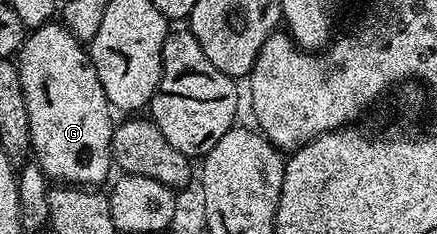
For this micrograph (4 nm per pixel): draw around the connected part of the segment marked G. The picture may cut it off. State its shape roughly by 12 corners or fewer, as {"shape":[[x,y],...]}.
{"shape":[[61,22],[17,67],[31,152],[48,181],[113,172],[113,109]]}

